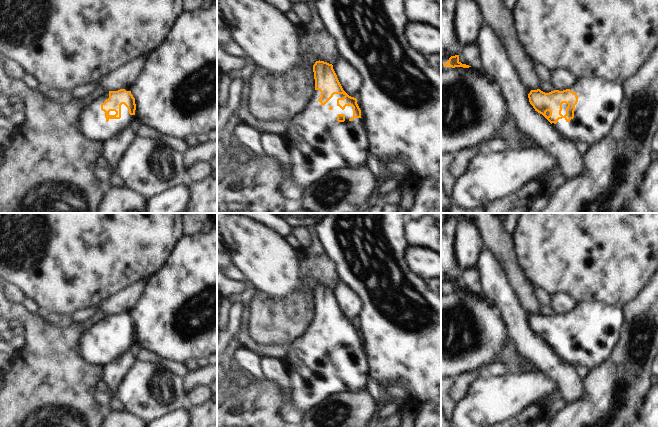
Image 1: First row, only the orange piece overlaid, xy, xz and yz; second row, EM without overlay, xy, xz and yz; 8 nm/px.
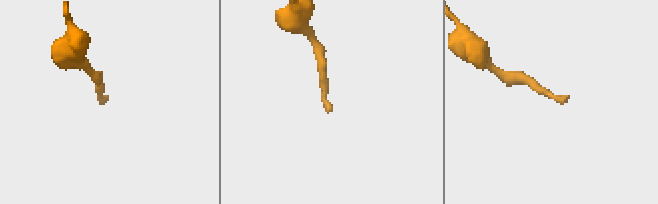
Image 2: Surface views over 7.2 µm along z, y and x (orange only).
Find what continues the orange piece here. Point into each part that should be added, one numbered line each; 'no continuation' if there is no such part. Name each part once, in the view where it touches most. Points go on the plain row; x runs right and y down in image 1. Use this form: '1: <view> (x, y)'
1: xz (317, 367).

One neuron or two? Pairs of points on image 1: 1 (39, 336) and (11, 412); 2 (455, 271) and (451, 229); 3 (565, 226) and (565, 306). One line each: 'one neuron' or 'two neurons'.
1: one neuron
2: one neuron
3: two neurons

